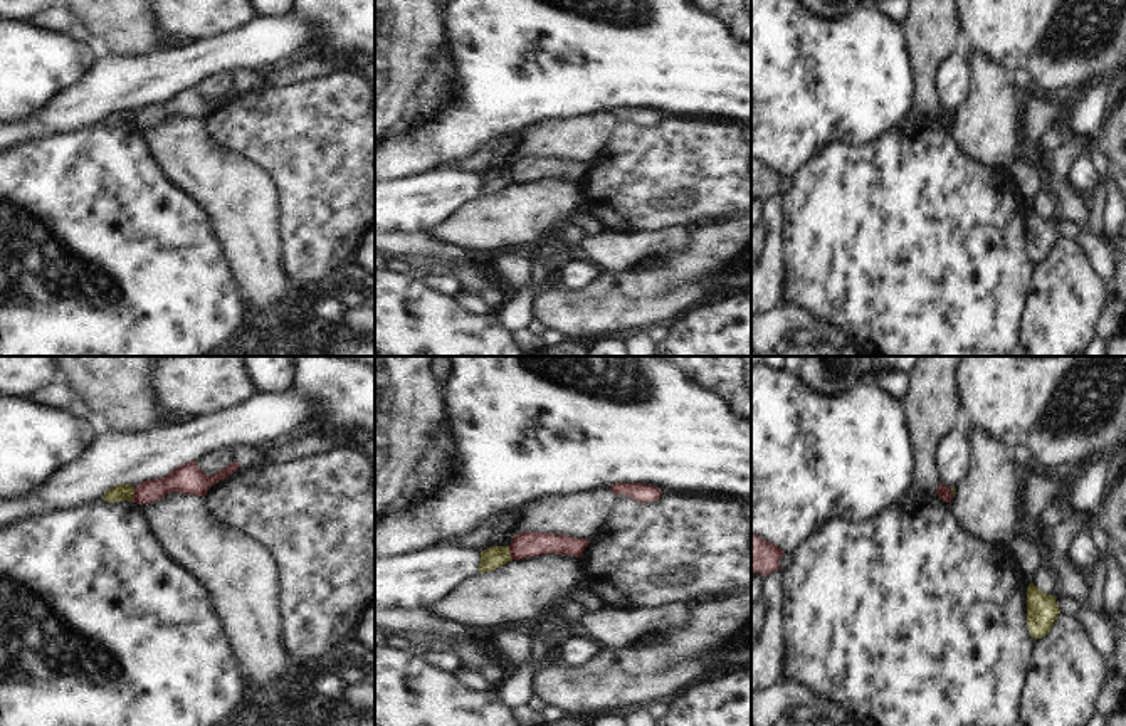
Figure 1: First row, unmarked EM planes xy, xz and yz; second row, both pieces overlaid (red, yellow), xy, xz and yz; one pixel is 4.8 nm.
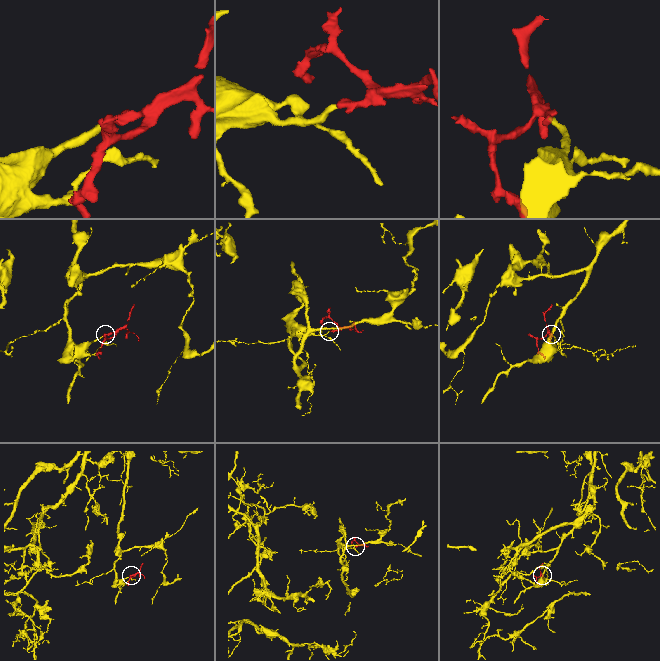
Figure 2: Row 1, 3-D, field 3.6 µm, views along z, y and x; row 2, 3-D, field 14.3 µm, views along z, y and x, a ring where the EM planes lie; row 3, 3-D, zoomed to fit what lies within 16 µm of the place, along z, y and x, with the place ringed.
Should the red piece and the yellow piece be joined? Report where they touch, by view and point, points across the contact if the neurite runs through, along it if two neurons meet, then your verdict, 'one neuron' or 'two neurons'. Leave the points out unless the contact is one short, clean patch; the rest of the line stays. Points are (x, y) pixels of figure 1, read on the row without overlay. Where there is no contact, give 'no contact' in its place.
contact xy (135, 118); border xy (135, 111), (131, 123); two neurons

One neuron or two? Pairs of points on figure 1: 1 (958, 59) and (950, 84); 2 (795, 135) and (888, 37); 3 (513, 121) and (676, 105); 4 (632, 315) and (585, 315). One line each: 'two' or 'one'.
1: one
2: one
3: one
4: one

